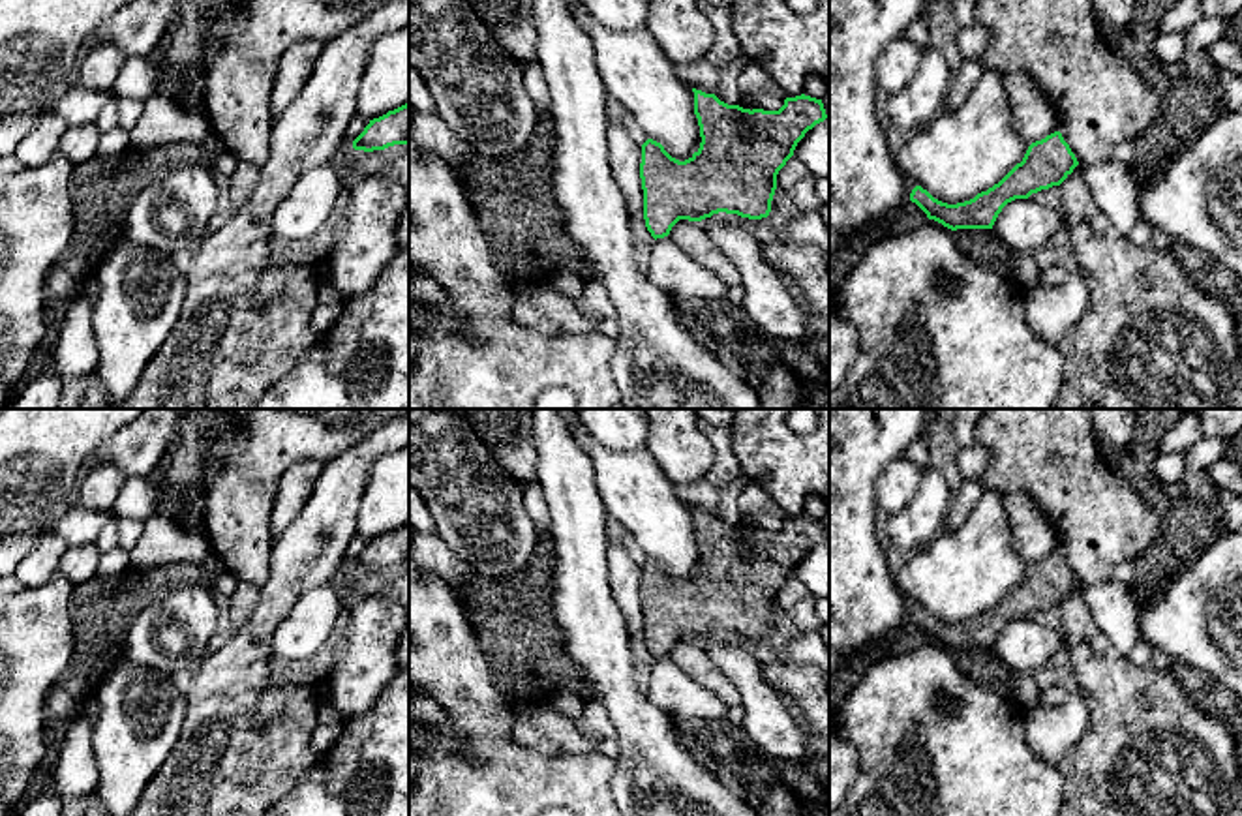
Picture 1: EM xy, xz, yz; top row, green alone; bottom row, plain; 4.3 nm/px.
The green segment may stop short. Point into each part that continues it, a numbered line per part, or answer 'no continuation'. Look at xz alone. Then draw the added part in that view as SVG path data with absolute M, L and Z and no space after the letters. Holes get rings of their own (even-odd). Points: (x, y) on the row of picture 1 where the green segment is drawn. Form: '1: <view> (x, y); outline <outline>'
no continuation

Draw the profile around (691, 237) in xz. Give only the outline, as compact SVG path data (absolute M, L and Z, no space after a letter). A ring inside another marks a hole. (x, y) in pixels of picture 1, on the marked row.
M679 219L672 231L670 240L692 261L717 274L724 283L739 283L739 270L735 264L715 246L700 221Z

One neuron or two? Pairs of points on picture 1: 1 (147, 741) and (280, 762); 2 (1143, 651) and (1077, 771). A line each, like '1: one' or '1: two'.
1: two
2: two

